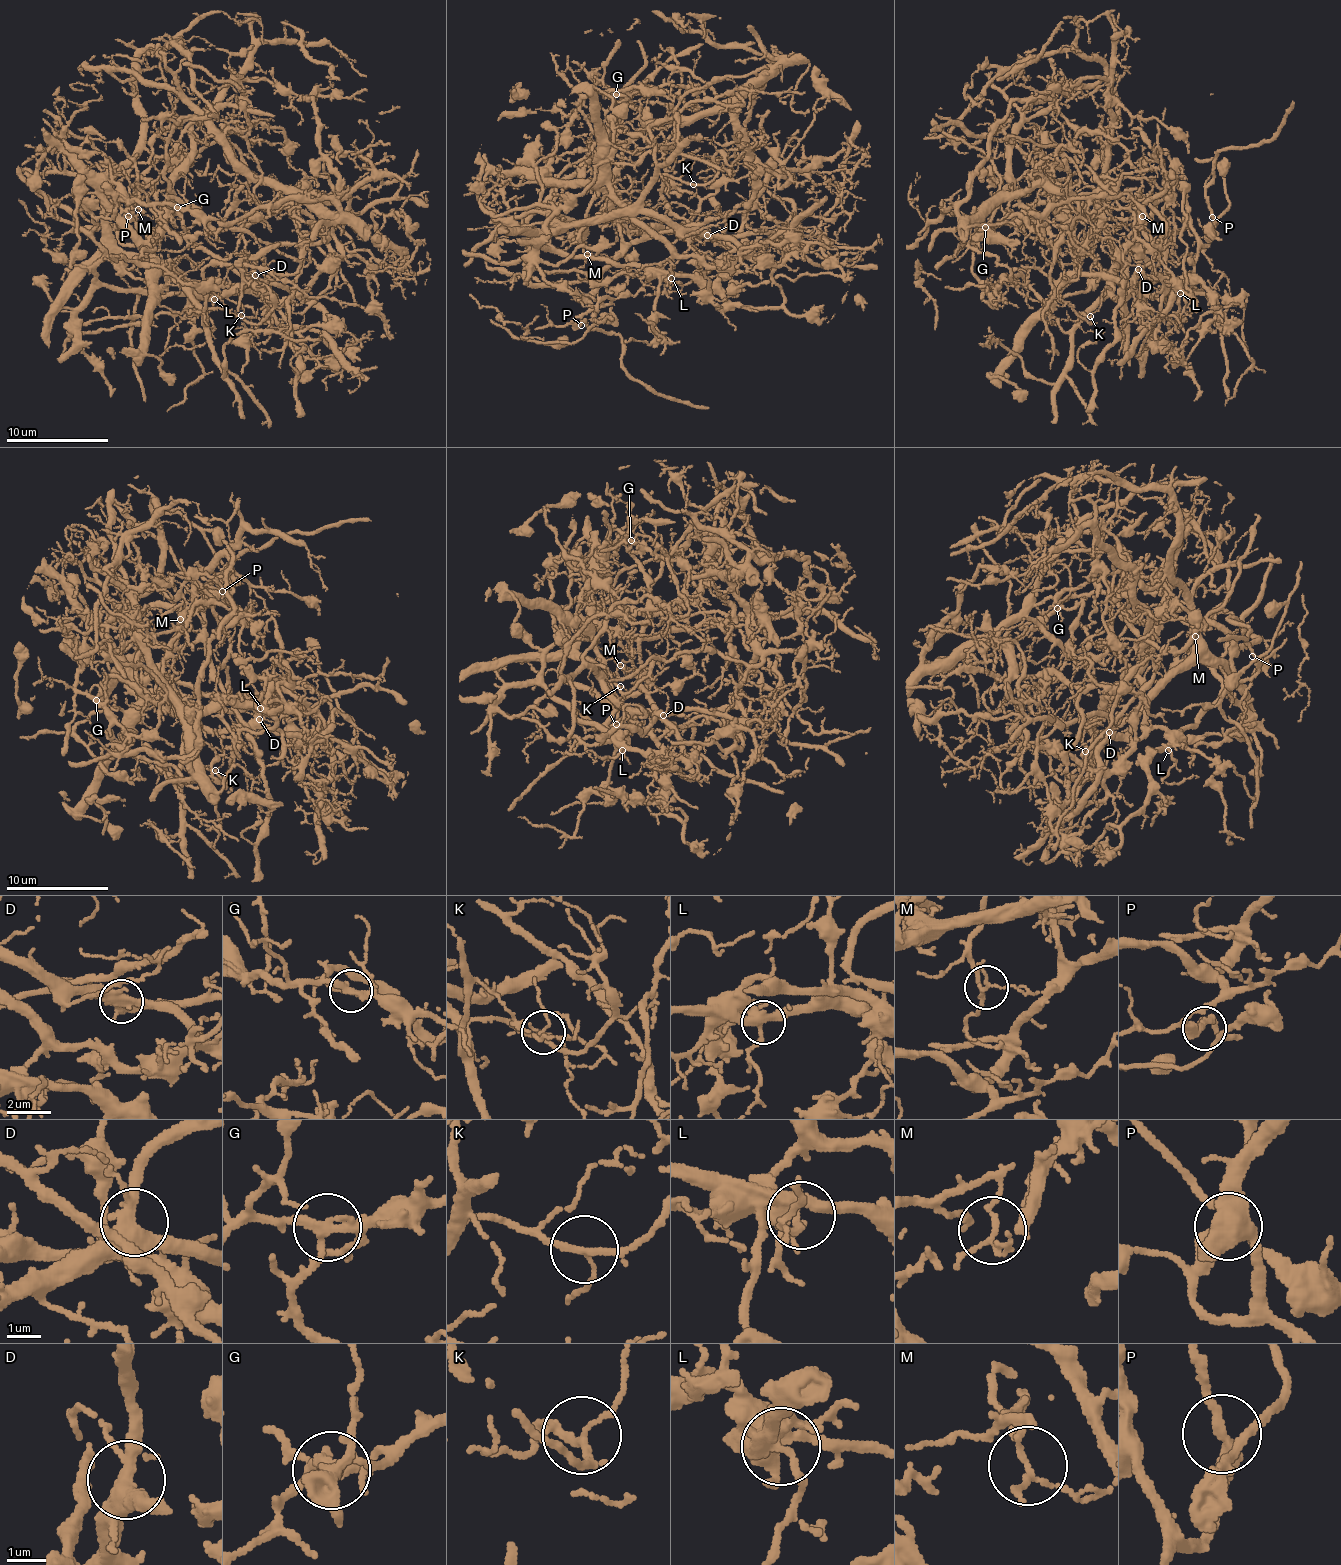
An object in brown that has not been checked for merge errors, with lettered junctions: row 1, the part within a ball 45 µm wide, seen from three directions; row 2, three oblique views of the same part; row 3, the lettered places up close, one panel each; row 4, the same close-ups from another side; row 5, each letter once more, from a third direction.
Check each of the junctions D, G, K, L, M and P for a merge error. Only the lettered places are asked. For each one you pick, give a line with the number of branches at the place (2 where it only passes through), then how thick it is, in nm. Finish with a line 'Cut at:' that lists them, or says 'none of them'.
D: 5 branches meet; 440 nm thick
G: 4 branches meet; 280 nm thick
M: 3 branches meet; 110 nm thick
Cut at: D, G, M

